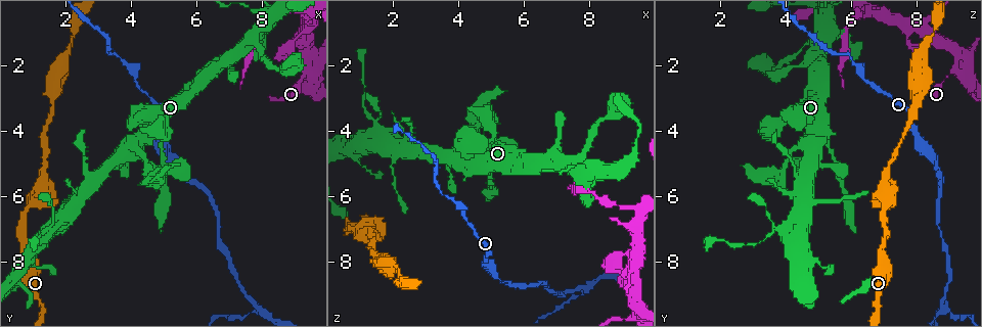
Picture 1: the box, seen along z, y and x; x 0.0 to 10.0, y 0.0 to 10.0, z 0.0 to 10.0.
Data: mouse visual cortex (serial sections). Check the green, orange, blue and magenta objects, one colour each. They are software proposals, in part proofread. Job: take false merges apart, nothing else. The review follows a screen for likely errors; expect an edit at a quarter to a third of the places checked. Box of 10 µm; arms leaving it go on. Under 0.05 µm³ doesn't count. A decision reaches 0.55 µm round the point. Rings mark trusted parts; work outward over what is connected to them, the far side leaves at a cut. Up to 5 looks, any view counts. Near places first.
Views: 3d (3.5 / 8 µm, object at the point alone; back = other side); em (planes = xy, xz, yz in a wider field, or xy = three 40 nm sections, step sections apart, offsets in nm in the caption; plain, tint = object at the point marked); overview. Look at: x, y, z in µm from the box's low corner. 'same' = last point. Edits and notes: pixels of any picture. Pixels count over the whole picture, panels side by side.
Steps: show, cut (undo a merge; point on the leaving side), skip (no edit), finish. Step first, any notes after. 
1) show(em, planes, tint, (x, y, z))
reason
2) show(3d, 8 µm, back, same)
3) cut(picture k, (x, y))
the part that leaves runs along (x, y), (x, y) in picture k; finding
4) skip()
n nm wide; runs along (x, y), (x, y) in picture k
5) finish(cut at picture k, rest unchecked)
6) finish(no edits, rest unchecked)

show(3d, 3.5 µm, (1.35, 7.00, 3.70))
sudden change in width

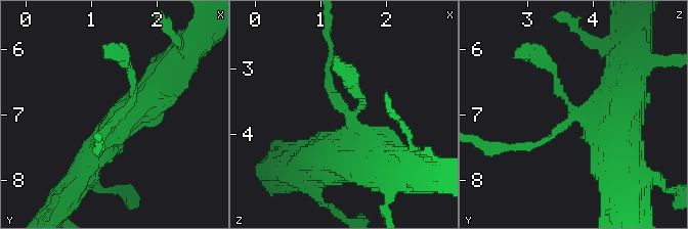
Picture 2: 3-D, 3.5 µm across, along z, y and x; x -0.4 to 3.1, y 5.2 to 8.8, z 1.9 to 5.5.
show(em, xy, step 1, tint, (1.35, 7.10, 3.65))
need the tissue

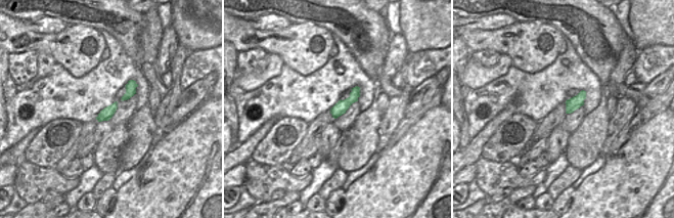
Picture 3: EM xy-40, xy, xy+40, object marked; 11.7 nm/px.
skip()
runs along (356, 89), (354, 95), (334, 115) in picture 3; all the same cell

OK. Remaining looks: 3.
show(3d, 3.5 µm, back, (7.90, 9.30, 8.80))

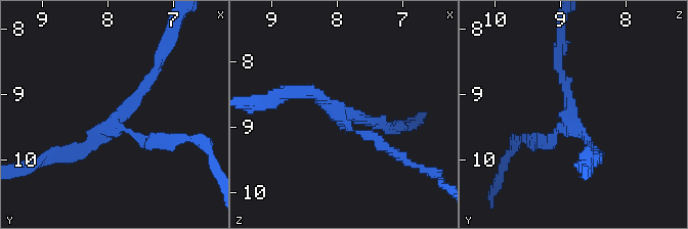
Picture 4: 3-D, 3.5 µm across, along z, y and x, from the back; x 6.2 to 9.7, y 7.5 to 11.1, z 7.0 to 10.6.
show(em, xy, step 5, tint, (7.80, 9.30, 8.80))
3 arms; arms of 150, 150, 150 nm

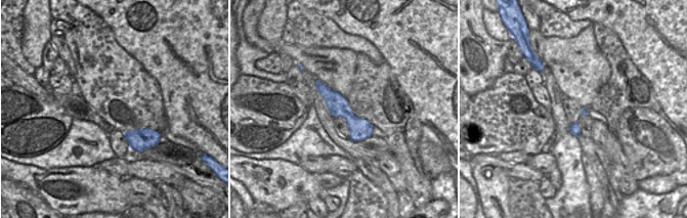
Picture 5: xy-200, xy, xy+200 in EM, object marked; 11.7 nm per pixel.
skip()
one cell here

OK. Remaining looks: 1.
finish(no edits, rest unchecked)

